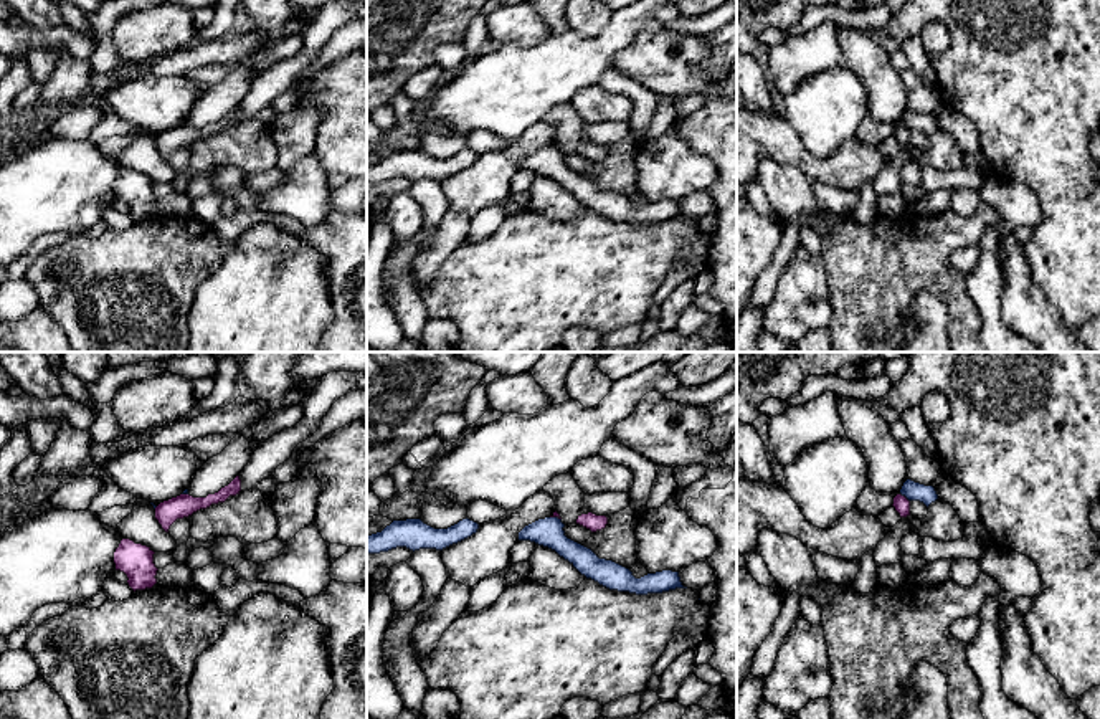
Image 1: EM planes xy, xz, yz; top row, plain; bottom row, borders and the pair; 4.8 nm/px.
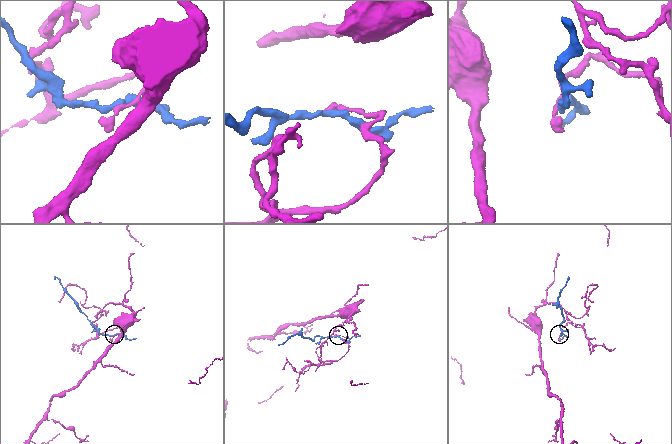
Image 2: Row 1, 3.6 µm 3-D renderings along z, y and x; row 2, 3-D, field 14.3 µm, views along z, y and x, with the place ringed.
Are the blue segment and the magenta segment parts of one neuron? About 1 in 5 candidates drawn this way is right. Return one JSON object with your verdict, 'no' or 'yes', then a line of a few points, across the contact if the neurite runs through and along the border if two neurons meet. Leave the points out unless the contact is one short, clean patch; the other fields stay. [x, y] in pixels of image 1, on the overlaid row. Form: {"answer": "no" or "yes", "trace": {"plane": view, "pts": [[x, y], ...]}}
{"answer": "no", "trace": {"plane": "yz", "pts": [[900, 493], [909, 501]]}}

